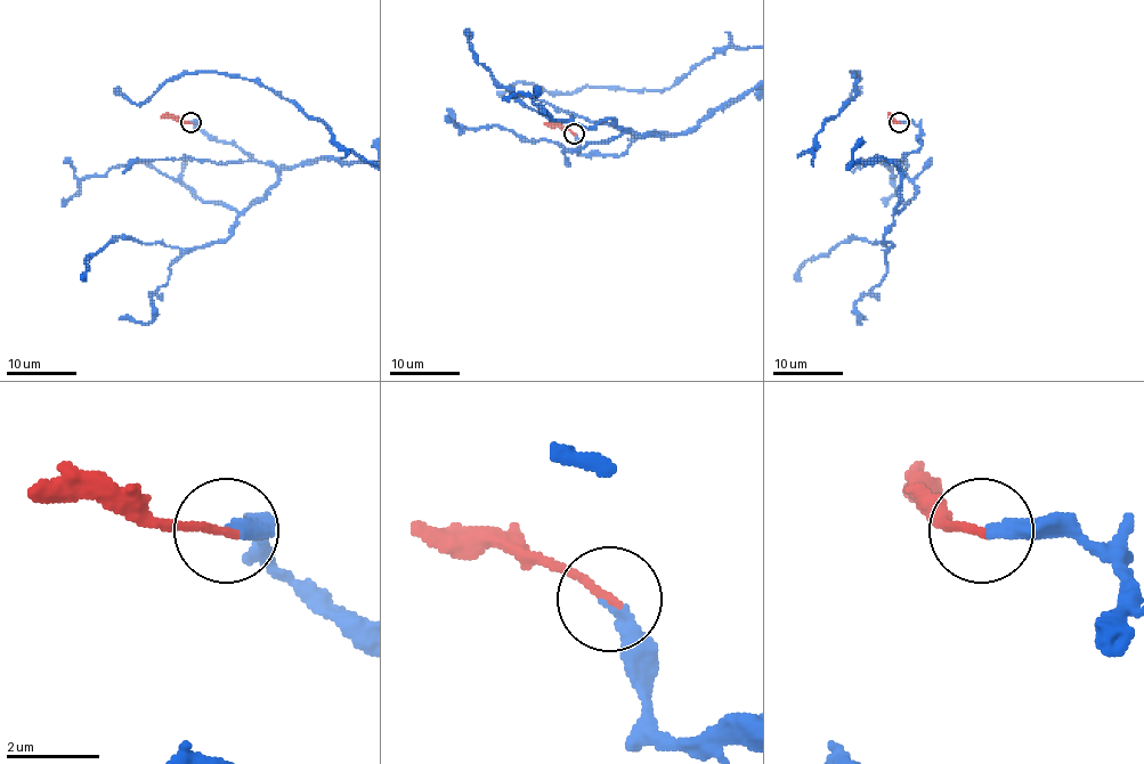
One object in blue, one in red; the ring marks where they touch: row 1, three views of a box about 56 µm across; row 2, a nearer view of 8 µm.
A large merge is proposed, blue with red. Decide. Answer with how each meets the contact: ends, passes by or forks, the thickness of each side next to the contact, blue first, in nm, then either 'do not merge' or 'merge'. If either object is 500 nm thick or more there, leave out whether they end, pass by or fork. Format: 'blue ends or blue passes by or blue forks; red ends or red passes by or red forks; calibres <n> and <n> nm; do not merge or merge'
blue ends; red ends; calibres 260 and 170 nm; merge

